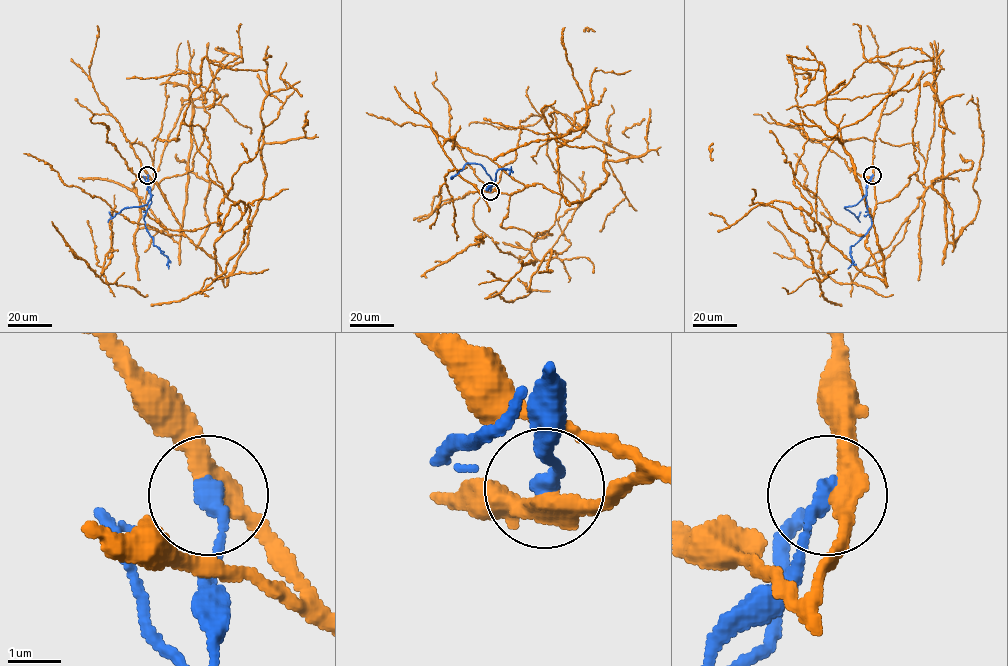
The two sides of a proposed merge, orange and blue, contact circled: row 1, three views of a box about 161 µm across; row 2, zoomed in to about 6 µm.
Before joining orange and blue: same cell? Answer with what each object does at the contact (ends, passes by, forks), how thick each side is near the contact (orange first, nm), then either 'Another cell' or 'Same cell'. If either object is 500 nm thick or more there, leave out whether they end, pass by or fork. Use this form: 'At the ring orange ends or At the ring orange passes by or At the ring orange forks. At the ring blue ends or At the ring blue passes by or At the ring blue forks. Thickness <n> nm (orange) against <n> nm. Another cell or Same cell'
At the ring orange passes by. At the ring blue ends. Thickness 360 nm (orange) against 360 nm. Another cell

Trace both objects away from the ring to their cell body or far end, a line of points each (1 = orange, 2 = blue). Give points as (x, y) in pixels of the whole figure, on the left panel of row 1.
1: (147, 175), (183, 232), (227, 276), (263, 194), (266, 72), (225, 68), (206, 57), (176, 141), (151, 140)
2: (147, 175), (151, 203), (144, 215), (145, 227), (153, 244), (168, 259), (169, 268)

